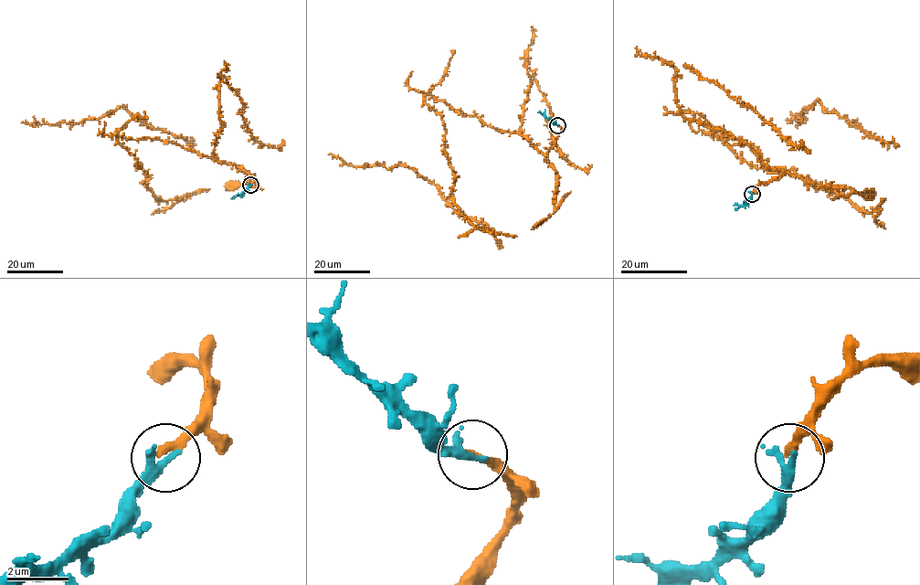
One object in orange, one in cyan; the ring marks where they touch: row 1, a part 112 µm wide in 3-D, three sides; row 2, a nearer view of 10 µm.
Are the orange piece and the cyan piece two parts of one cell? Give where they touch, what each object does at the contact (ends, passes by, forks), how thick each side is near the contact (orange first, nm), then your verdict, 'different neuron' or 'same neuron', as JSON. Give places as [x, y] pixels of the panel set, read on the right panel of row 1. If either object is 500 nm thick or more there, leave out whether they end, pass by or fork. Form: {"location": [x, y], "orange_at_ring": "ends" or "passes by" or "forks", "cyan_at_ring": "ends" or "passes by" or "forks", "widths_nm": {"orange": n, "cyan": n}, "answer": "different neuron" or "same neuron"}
{"location": [752, 194], "orange_at_ring": "ends", "cyan_at_ring": "ends", "widths_nm": {"orange": 280, "cyan": 340}, "answer": "same neuron"}

